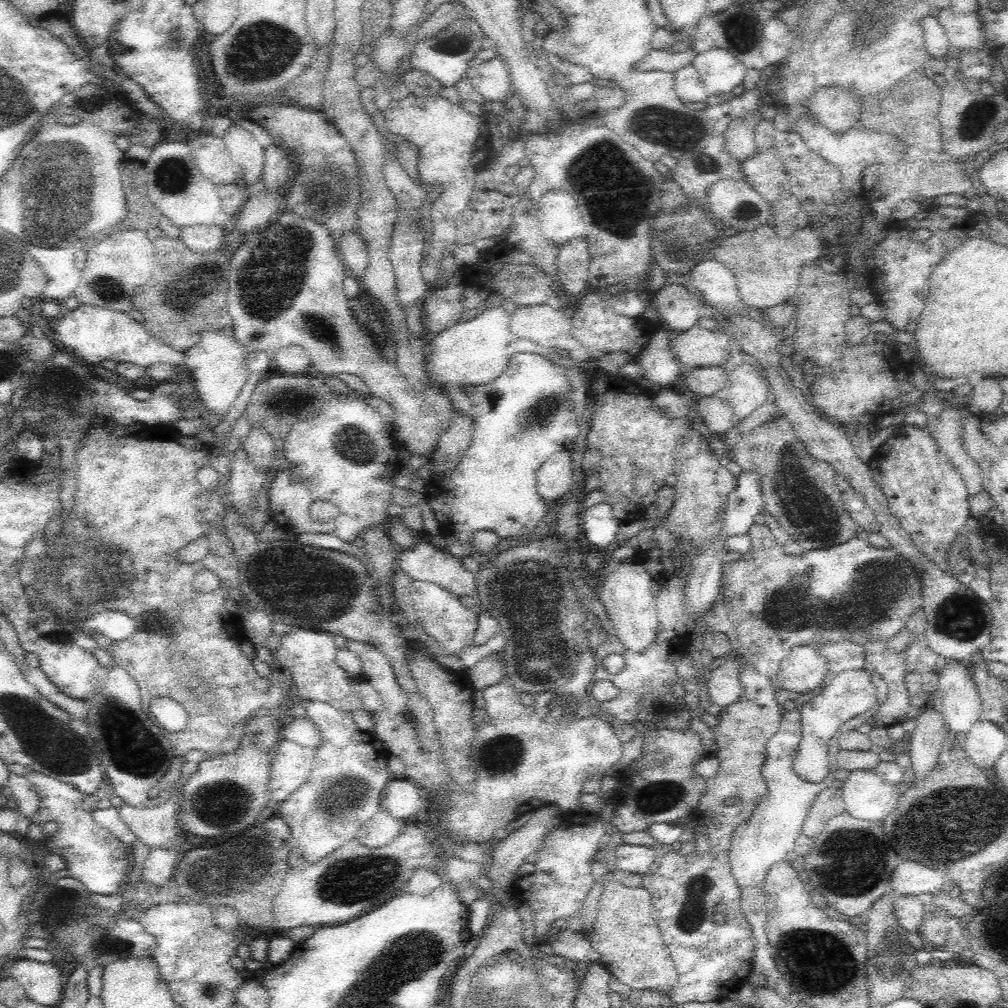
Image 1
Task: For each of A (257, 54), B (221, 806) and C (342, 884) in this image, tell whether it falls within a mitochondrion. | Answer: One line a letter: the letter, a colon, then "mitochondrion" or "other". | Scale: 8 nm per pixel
A: mitochondrion
B: mitochondrion
C: mitochondrion

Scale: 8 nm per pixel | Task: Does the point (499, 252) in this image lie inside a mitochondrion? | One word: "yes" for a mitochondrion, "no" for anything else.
no

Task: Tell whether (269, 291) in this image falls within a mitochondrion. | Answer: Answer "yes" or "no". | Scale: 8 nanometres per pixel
yes

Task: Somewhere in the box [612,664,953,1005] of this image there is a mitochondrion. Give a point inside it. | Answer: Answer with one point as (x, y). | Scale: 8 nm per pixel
(820, 961)

